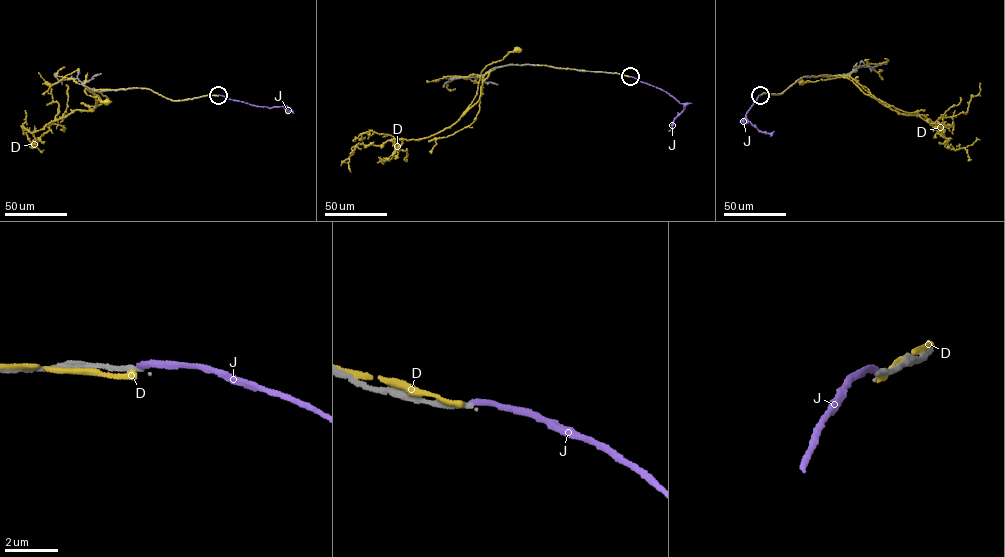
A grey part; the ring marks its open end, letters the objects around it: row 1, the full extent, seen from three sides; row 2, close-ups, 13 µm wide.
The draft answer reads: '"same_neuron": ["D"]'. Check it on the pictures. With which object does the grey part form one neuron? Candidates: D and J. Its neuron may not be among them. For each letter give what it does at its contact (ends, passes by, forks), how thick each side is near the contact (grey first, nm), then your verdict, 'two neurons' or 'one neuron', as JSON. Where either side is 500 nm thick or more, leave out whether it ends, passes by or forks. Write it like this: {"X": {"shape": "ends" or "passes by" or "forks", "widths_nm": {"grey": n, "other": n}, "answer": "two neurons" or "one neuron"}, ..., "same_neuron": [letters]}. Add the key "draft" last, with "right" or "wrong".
{"D": {"shape": "ends", "widths_nm": {"grey": 180, "other": 280}, "answer": "two neurons"}, "J": {"shape": "ends", "widths_nm": {"grey": 200, "other": 240}, "answer": "two neurons"}, "same_neuron": [], "draft": "wrong"}

